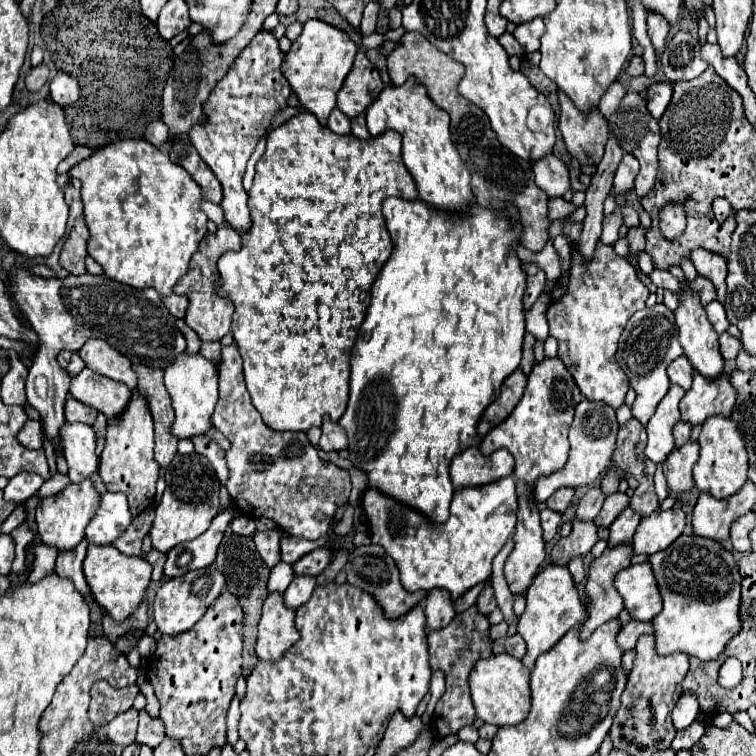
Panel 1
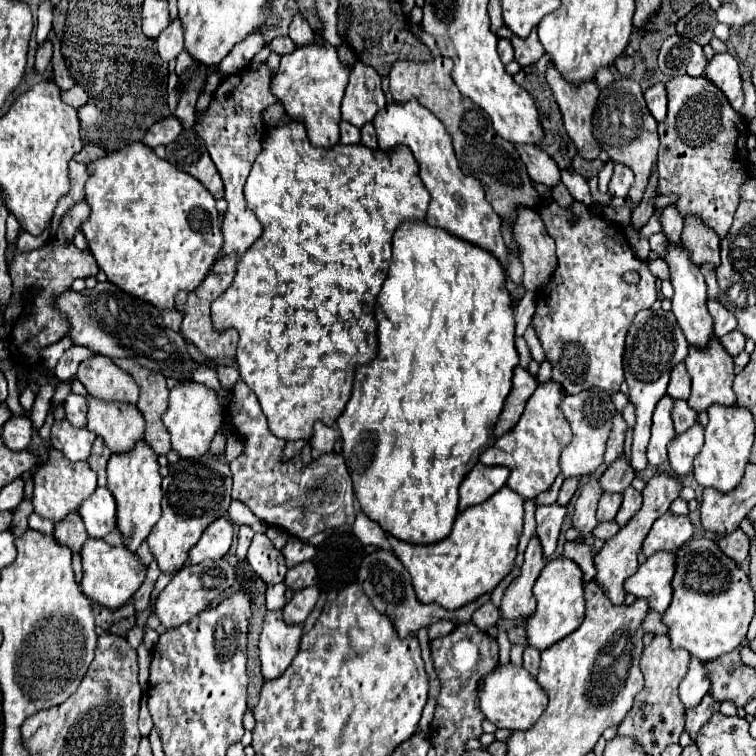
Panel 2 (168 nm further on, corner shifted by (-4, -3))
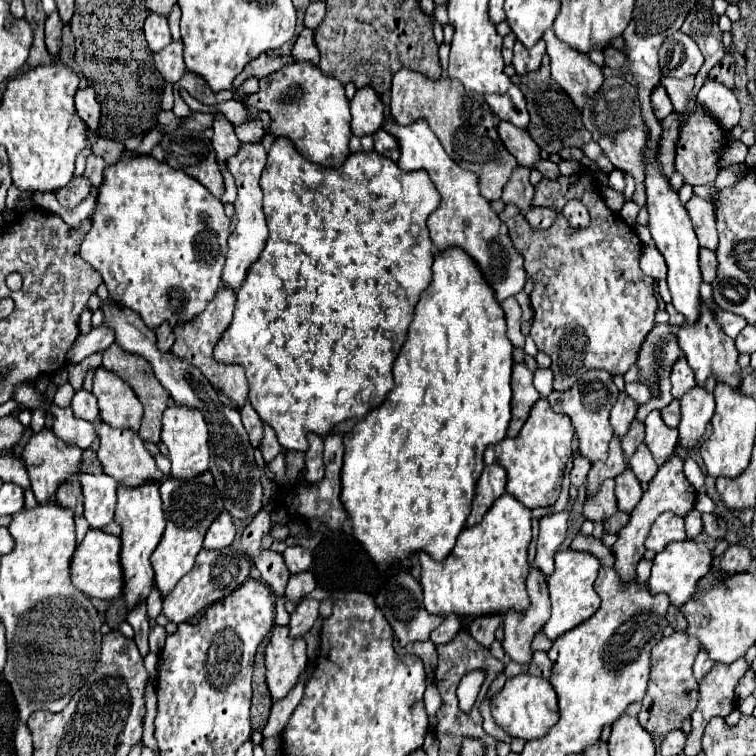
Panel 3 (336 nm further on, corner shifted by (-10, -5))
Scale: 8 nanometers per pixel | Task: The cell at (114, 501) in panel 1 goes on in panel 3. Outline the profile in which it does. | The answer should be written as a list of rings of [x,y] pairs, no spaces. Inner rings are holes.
[[[102,474],[82,476],[82,494],[84,494],[84,518],[90,528],[104,528],[114,520],[116,506],[116,480]]]

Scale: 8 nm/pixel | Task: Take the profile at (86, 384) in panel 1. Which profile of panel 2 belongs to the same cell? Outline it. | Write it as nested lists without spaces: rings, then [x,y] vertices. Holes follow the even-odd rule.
[[[88,396],[88,430],[104,440],[112,454],[130,452],[144,438],[144,418],[132,404],[102,402]]]

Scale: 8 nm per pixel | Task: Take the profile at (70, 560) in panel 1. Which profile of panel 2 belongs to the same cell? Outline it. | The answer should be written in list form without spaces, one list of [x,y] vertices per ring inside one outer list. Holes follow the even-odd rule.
[[[76,512],[76,514],[68,514],[68,518],[64,518],[64,522],[54,524],[54,536],[60,544],[68,546],[74,552],[80,552],[84,540],[88,538],[88,532],[84,530],[82,518]]]

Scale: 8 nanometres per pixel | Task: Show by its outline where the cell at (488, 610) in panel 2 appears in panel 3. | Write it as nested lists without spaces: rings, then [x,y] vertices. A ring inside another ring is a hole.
[[[486,614],[480,618],[474,618],[468,626],[470,634],[474,636],[474,640],[478,640],[482,646],[490,646],[494,642],[494,632],[502,622],[502,614]]]

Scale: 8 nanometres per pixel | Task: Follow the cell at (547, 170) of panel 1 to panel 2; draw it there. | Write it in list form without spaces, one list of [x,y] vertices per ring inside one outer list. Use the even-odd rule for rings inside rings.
[[[516,146],[522,162],[526,164],[528,176],[536,182],[542,182],[546,186],[556,186],[560,182],[560,168],[544,150],[538,146]]]

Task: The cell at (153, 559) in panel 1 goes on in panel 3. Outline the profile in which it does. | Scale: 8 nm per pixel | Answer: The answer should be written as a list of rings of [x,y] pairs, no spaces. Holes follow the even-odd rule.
[[[140,600],[138,606],[128,614],[128,624],[134,628],[134,642],[142,656],[148,654],[148,614],[146,614],[146,600]]]

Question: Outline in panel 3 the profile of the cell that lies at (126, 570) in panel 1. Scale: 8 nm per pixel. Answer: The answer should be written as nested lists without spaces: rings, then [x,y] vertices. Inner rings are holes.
[[[88,530],[84,540],[74,552],[72,560],[72,582],[74,586],[86,594],[88,598],[98,598],[98,600],[116,600],[118,596],[124,594],[124,572],[120,564],[120,538],[106,534],[102,530]]]

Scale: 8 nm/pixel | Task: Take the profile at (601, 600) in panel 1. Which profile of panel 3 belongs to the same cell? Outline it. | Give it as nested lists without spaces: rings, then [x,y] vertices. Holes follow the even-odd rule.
[[[672,456],[664,466],[660,466],[660,470],[656,472],[656,476],[650,480],[648,490],[644,492],[638,508],[634,508],[634,512],[630,514],[628,524],[618,532],[618,540],[612,546],[614,552],[614,570],[620,576],[622,582],[632,582],[636,578],[636,566],[644,556],[644,542],[648,538],[648,532],[654,524],[654,520],[666,512],[672,510],[674,514],[684,516],[688,510],[692,510],[692,504],[696,500],[696,490],[694,486],[688,482],[688,478],[684,476],[684,468],[682,468],[682,460],[678,456]]]

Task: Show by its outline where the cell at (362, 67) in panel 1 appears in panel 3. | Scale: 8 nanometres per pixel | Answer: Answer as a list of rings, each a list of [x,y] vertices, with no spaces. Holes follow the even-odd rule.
[[[370,84],[354,94],[350,100],[350,112],[354,136],[374,134],[384,122],[384,102]]]

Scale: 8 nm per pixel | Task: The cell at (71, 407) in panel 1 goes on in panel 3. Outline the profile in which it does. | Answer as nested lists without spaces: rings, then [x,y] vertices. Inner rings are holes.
[[[78,390],[72,398],[72,412],[76,418],[82,418],[86,422],[94,422],[98,418],[98,404],[94,400],[92,392],[86,390]]]

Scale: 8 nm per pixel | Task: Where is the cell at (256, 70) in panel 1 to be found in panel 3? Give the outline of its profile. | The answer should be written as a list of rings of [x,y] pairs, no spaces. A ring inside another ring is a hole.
[[[240,142],[238,154],[234,154],[226,160],[226,168],[234,176],[236,186],[238,186],[238,198],[234,202],[236,212],[230,218],[232,220],[232,234],[228,238],[226,264],[224,264],[224,272],[222,272],[222,284],[230,286],[232,290],[240,288],[248,268],[252,266],[252,262],[258,260],[258,256],[264,250],[266,240],[268,240],[266,216],[262,212],[262,190],[260,190],[260,184],[258,184],[260,174],[264,170],[264,164],[266,164],[266,148],[262,146],[262,142],[250,142],[250,144]]]

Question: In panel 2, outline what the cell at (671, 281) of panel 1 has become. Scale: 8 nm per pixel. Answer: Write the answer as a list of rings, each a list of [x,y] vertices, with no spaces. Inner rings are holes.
[[[656,258],[656,260],[648,260],[648,268],[650,272],[658,278],[658,280],[668,280],[670,278],[670,272],[668,272],[668,264],[662,260],[662,258]]]

